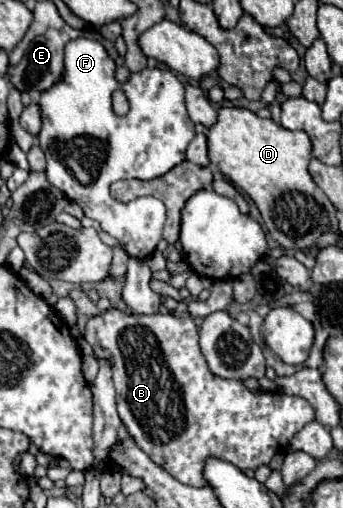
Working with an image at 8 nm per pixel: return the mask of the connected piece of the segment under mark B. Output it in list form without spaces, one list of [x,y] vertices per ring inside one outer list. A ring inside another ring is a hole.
[[[109,309],[93,319],[87,321],[87,327],[85,327],[85,335],[83,335],[95,349],[95,355],[97,357],[105,357],[111,367],[113,367],[113,381],[115,381],[115,389],[117,389],[117,411],[119,411],[119,417],[121,421],[127,425],[133,441],[149,455],[149,459],[157,465],[161,465],[169,475],[173,475],[177,481],[185,483],[185,485],[193,485],[193,487],[203,487],[203,461],[207,457],[219,457],[223,461],[229,461],[233,465],[237,465],[239,469],[247,471],[255,471],[259,465],[269,465],[271,457],[279,451],[283,451],[291,437],[303,429],[307,423],[311,423],[315,419],[315,413],[311,409],[311,405],[307,401],[303,401],[301,397],[291,397],[291,395],[285,395],[285,393],[269,393],[269,391],[249,391],[243,381],[227,381],[225,377],[215,377],[209,369],[207,369],[207,361],[199,349],[199,333],[197,333],[197,327],[193,323],[193,319],[189,315],[183,315],[183,317],[177,317],[177,315],[161,315],[161,313],[155,313],[155,315],[127,315],[119,309]]]

